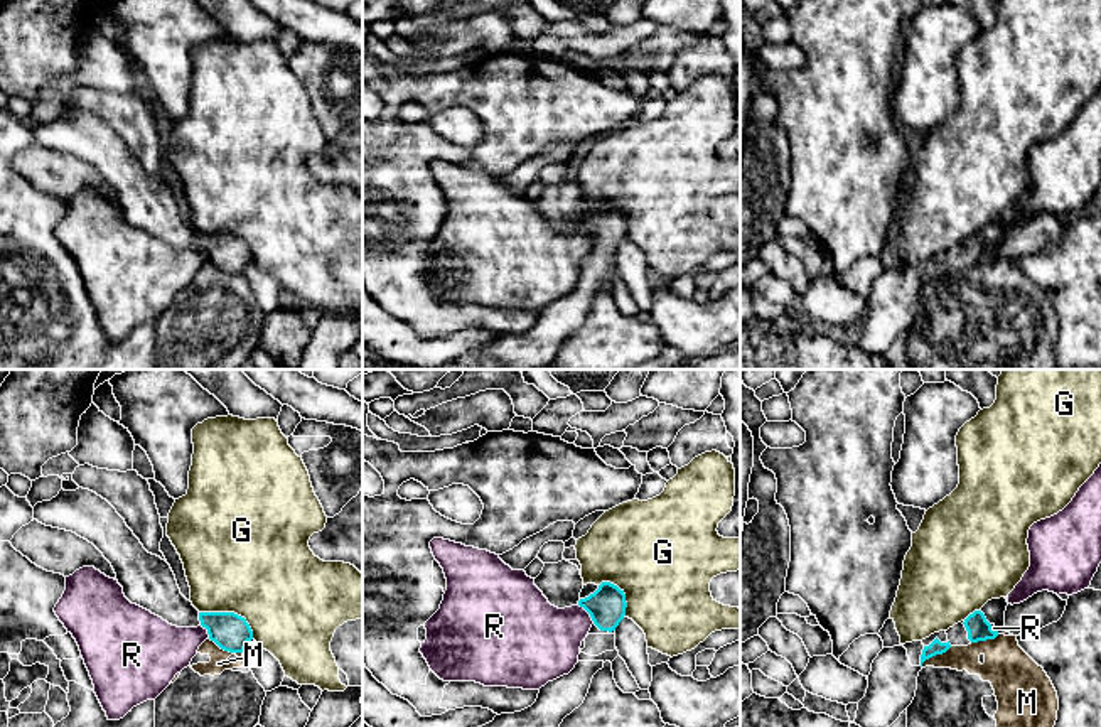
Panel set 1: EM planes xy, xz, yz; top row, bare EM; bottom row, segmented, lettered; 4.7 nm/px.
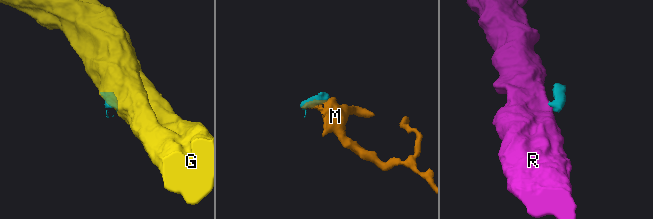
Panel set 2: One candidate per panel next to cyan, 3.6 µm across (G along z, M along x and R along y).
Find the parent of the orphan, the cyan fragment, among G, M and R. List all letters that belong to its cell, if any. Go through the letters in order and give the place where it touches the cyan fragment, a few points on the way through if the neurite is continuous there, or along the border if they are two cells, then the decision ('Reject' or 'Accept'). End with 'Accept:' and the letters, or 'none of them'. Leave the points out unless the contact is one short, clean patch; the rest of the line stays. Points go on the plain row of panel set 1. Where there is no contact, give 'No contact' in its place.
G: Touches cyan at xy (231, 235). Reject
M: Touches cyan at xy (225, 272). Boundary: xy (208, 260), (225, 272), (241, 275). Reject
R: Touches cyan at xz (589, 235). Boundary: xz (579, 226), (594, 245). Reject
Accept: none of them

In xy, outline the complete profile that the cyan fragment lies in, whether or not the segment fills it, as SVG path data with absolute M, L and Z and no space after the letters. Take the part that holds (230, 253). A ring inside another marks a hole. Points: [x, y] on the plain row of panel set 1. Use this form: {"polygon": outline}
{"polygon": "M83 110L76 113L61 111L51 123L42 123L34 128L34 142L46 148L73 153L93 165L111 186L116 202L132 226L150 233L177 250L202 248L207 251L209 261L229 275L243 275L253 261L253 253L244 240L234 234L199 234L180 216L170 187L160 179L148 175L116 132L96 115Z"}

